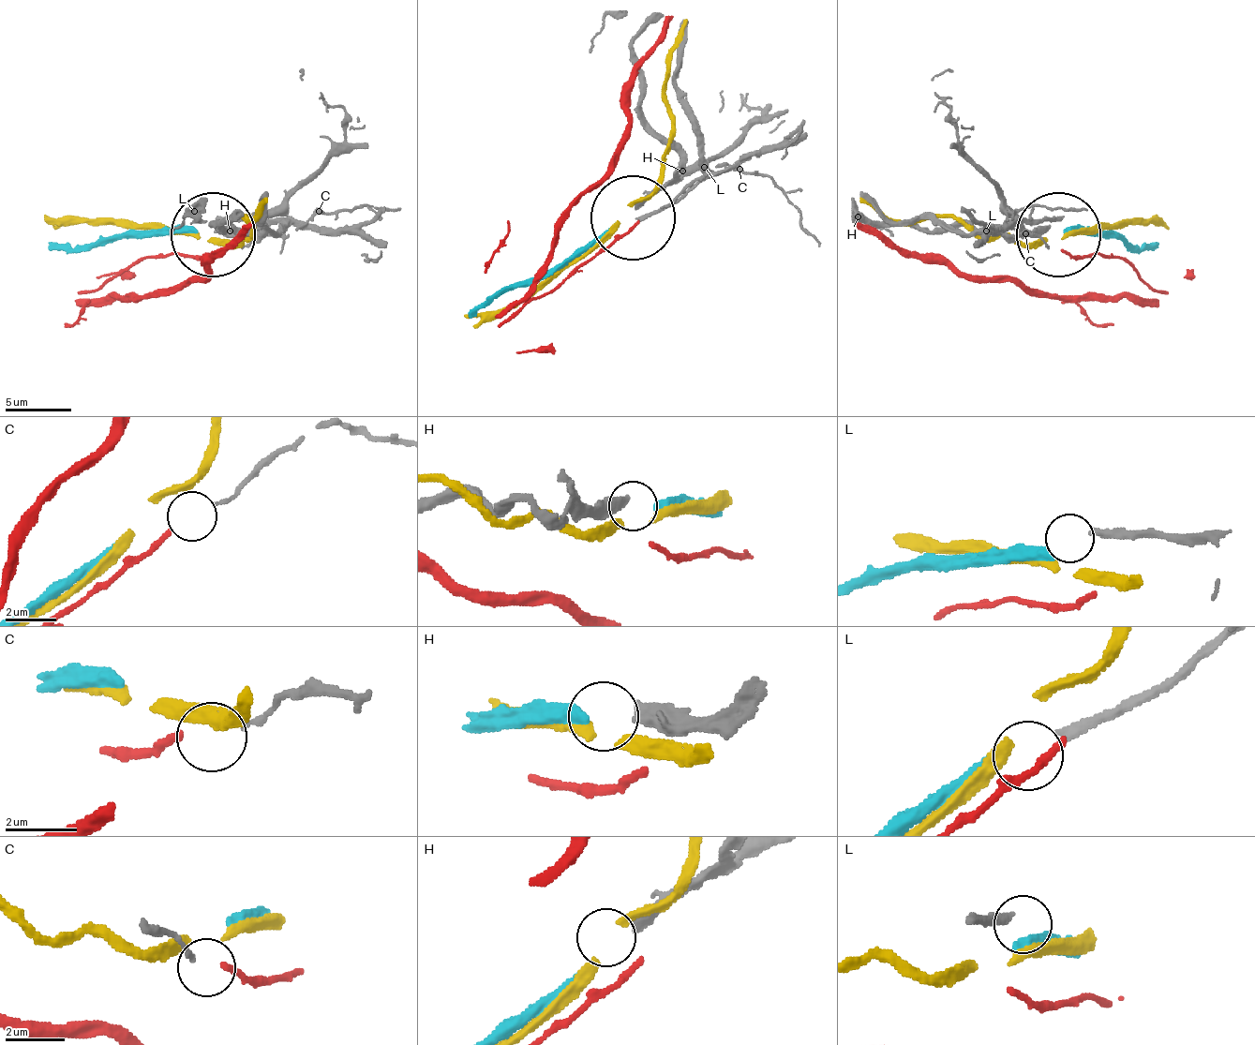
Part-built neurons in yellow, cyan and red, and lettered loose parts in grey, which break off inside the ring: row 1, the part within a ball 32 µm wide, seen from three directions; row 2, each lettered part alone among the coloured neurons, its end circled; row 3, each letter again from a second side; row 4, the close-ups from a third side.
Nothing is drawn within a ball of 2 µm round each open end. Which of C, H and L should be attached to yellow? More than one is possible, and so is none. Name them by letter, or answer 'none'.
none

